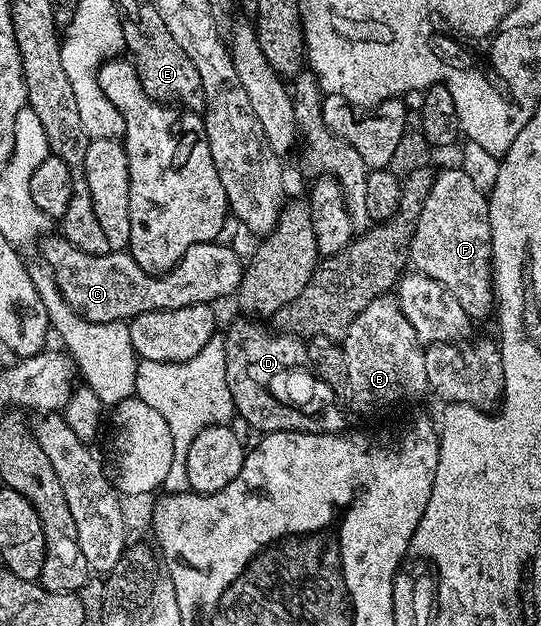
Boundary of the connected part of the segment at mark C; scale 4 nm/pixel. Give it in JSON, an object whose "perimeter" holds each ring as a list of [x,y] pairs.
{"perimeter":[[[59,233],[48,234],[38,247],[44,265],[51,270],[49,277],[63,300],[90,323],[121,323],[133,320],[141,313],[181,309],[192,303],[214,304],[215,299],[234,296],[238,292],[245,266],[231,245],[223,241],[198,243],[185,249],[181,261],[162,275],[145,273],[126,250],[90,255],[77,249]]]}

